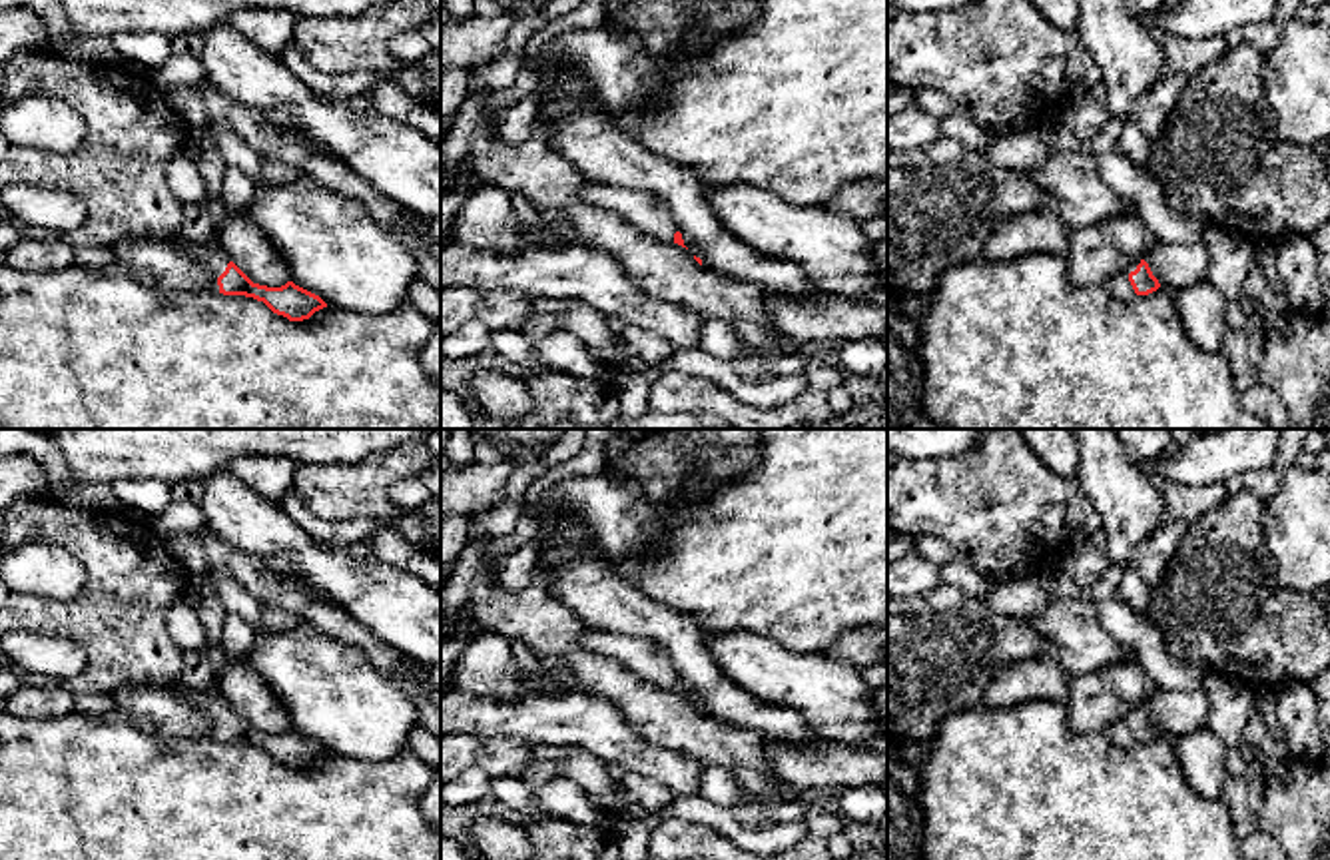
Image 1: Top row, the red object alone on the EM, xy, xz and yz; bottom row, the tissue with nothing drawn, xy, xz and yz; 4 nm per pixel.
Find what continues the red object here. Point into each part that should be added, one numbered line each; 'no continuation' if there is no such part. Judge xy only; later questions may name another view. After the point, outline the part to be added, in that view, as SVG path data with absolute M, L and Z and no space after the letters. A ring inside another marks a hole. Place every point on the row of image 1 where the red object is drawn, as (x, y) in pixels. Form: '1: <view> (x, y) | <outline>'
1: xy (212, 258) | M175 237L175 243L191 255L197 263L205 267L211 277L211 289L219 291L217 277L225 271L229 257L213 243L209 245L193 245L181 237Z

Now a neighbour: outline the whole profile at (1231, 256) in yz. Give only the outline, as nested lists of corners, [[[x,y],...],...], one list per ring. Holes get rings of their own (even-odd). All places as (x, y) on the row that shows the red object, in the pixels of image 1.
[[[1206,223],[1200,241],[1208,249],[1206,277],[1226,301],[1246,297],[1246,277],[1254,261],[1256,245],[1240,235],[1232,235],[1220,225]]]

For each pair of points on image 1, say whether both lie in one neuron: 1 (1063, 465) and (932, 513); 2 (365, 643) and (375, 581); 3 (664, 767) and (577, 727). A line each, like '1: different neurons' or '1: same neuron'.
1: different neurons
2: different neurons
3: same neuron

